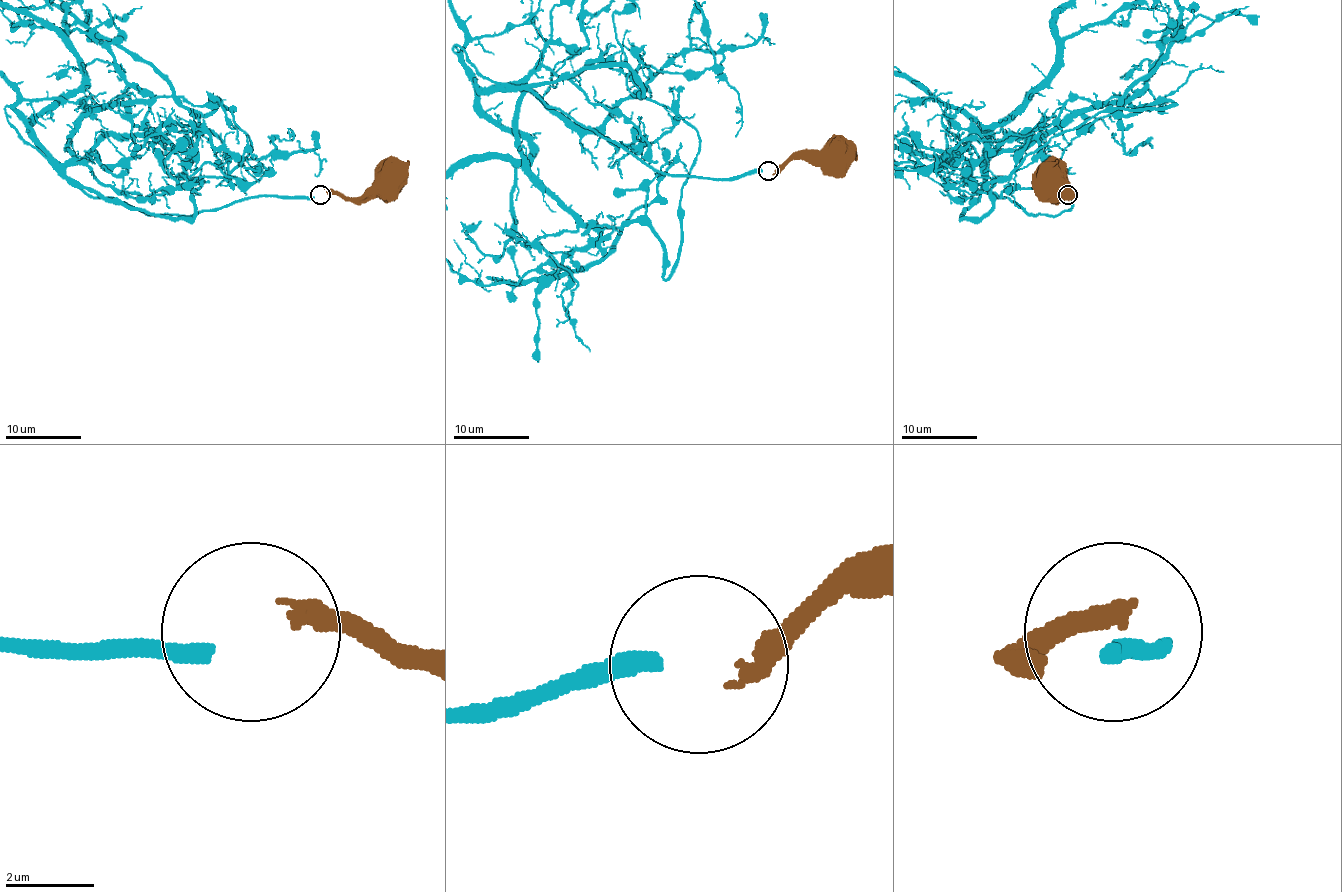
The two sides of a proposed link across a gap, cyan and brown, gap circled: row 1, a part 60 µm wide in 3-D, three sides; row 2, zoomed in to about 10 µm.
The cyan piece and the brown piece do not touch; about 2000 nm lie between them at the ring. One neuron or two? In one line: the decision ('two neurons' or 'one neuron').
two neurons

